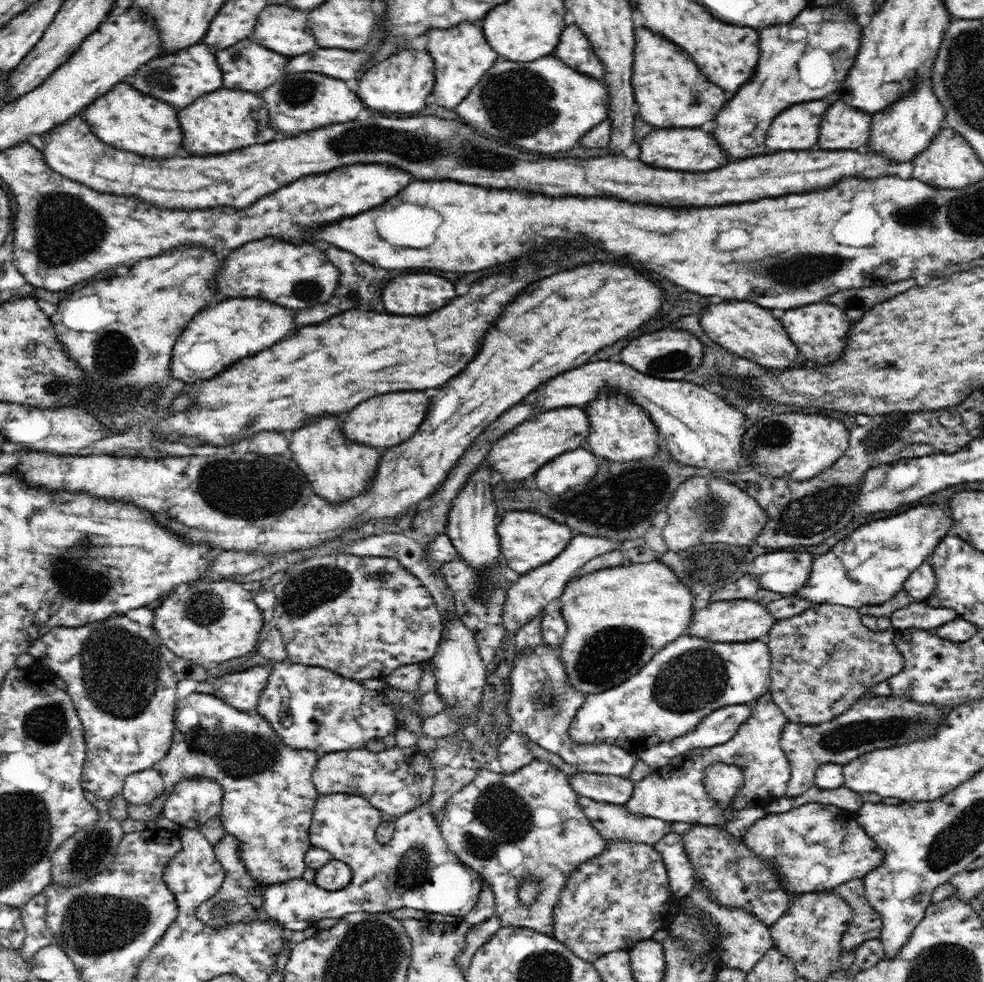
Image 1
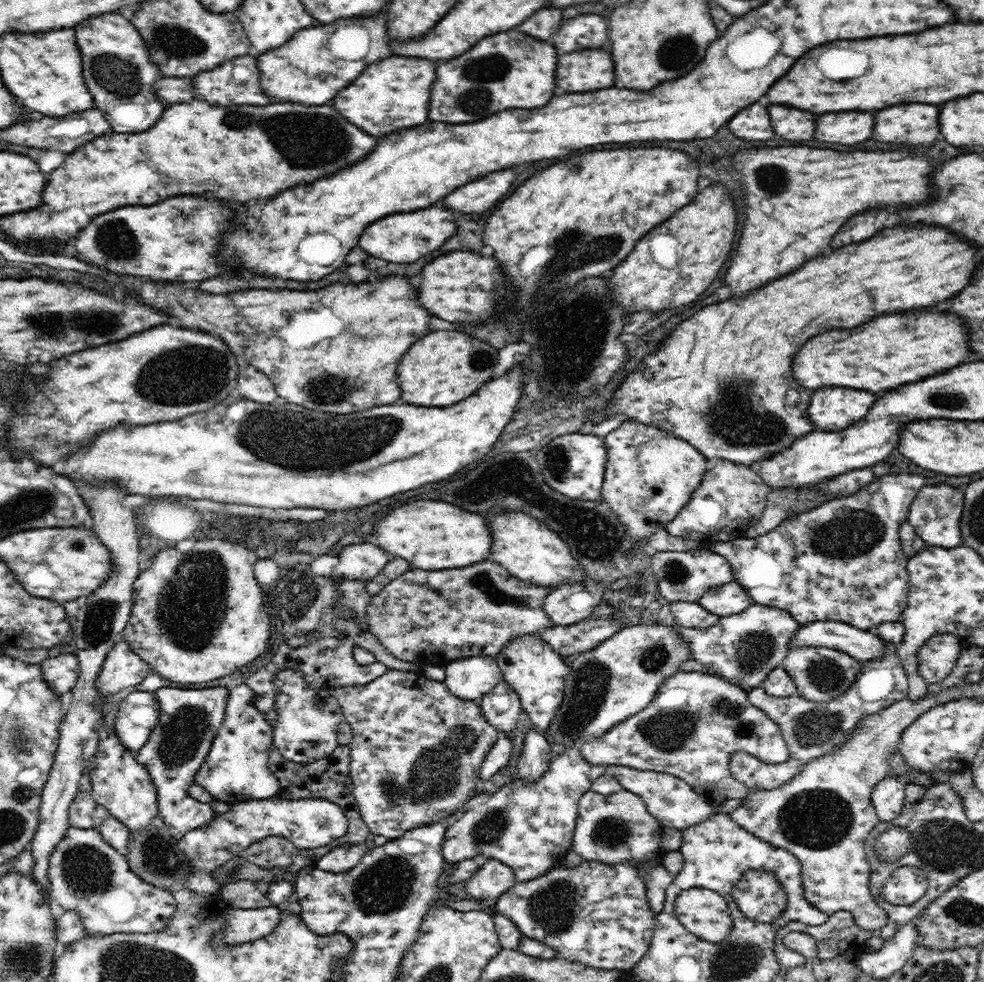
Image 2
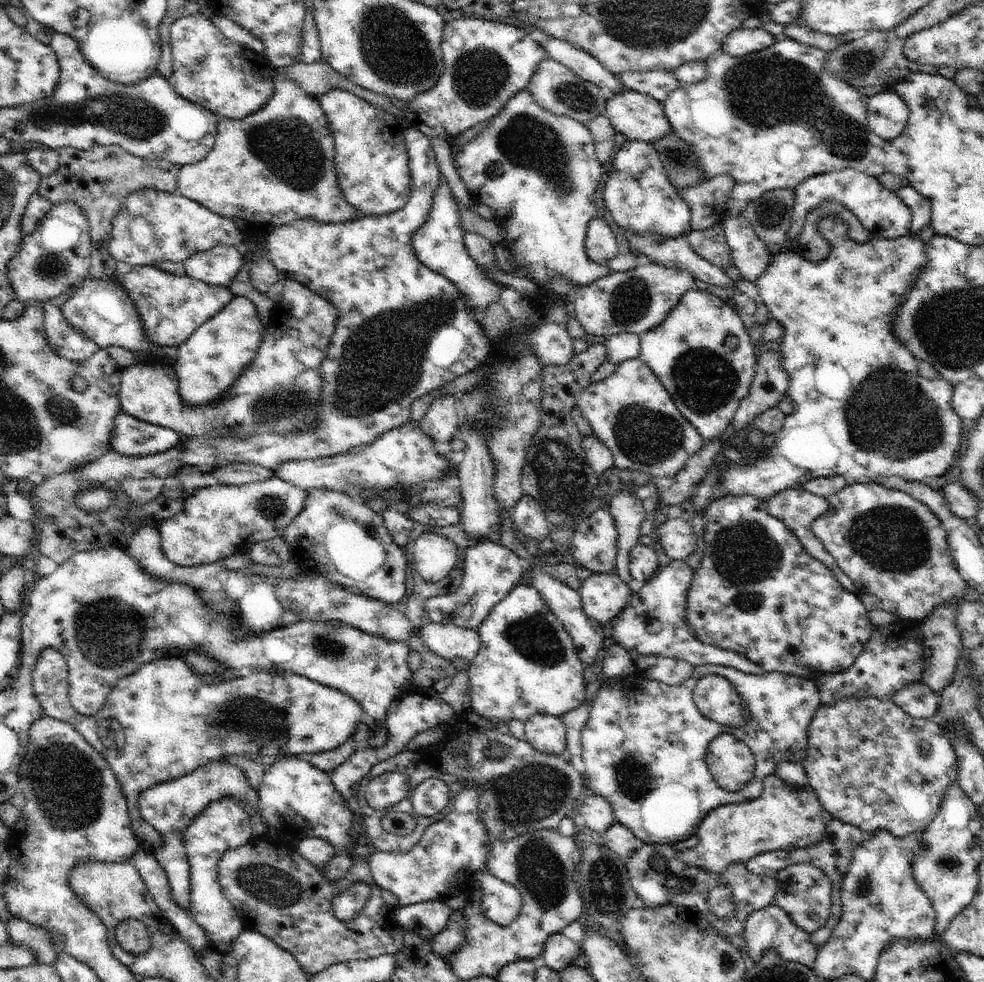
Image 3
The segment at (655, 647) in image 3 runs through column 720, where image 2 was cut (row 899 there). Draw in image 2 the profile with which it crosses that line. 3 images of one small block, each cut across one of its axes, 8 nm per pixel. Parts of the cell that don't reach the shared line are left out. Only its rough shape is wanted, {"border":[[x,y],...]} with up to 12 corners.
{"border":[[588,790],[571,849],[610,866],[654,860],[646,897],[658,915],[673,876],[661,826],[636,793]]}

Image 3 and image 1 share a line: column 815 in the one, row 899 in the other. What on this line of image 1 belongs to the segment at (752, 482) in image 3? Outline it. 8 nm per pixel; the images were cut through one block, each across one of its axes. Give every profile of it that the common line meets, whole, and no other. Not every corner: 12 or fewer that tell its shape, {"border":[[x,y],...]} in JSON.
{"border":[[319,795],[312,845],[346,888],[267,885],[288,933],[351,912],[466,917],[484,880],[448,848],[429,800],[375,838],[362,795]]}

